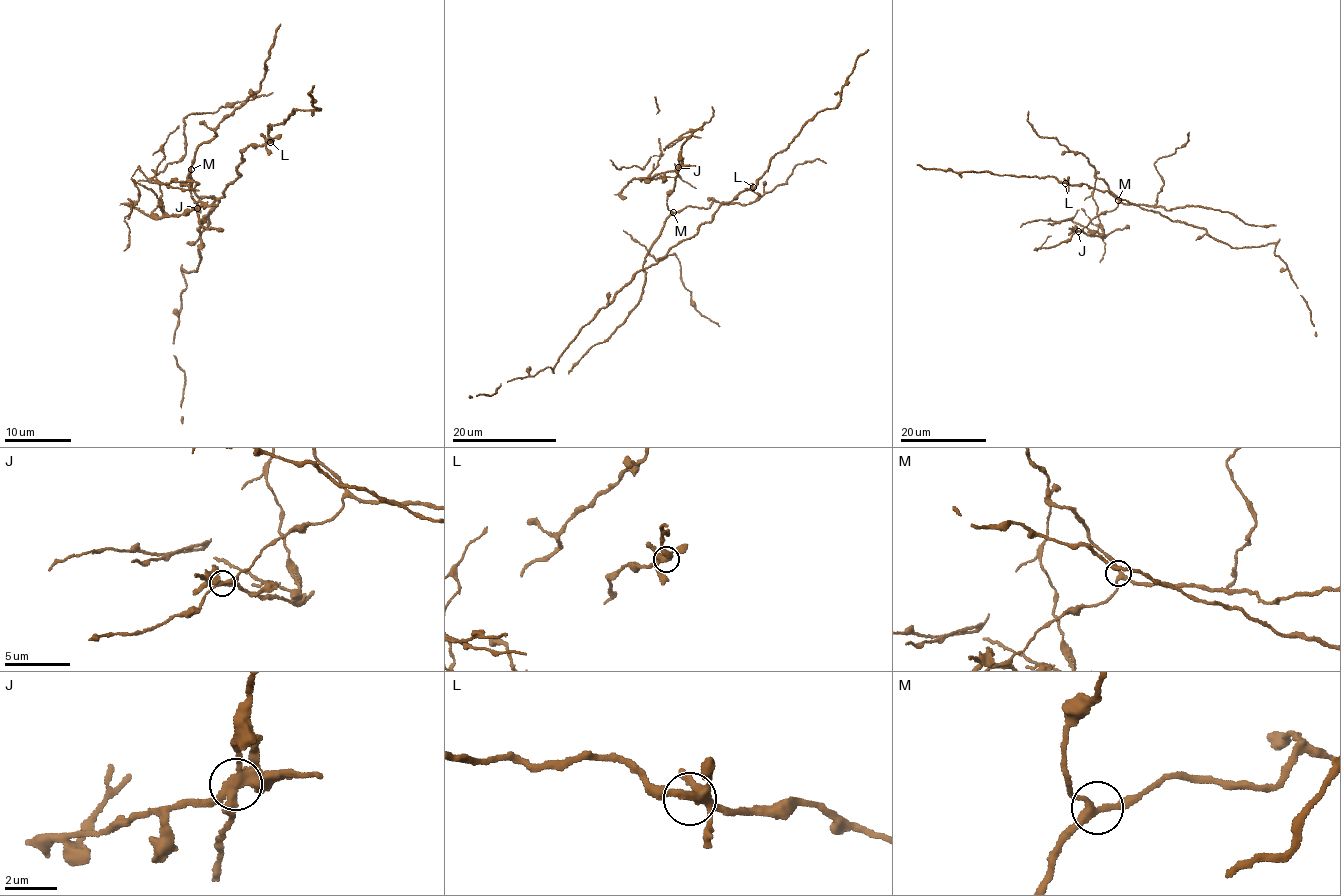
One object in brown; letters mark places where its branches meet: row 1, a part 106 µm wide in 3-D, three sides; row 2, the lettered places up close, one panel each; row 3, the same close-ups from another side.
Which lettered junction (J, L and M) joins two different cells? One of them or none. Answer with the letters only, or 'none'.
J

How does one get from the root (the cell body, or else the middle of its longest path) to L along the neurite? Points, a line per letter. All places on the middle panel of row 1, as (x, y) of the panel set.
L: (652, 265), (680, 242), (692, 238), (698, 226), (712, 220), (719, 207), (753, 187)

